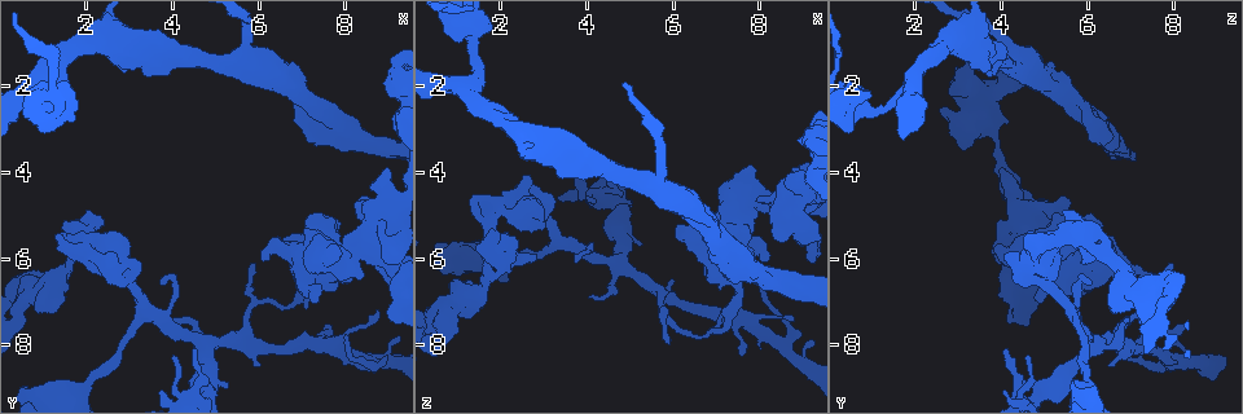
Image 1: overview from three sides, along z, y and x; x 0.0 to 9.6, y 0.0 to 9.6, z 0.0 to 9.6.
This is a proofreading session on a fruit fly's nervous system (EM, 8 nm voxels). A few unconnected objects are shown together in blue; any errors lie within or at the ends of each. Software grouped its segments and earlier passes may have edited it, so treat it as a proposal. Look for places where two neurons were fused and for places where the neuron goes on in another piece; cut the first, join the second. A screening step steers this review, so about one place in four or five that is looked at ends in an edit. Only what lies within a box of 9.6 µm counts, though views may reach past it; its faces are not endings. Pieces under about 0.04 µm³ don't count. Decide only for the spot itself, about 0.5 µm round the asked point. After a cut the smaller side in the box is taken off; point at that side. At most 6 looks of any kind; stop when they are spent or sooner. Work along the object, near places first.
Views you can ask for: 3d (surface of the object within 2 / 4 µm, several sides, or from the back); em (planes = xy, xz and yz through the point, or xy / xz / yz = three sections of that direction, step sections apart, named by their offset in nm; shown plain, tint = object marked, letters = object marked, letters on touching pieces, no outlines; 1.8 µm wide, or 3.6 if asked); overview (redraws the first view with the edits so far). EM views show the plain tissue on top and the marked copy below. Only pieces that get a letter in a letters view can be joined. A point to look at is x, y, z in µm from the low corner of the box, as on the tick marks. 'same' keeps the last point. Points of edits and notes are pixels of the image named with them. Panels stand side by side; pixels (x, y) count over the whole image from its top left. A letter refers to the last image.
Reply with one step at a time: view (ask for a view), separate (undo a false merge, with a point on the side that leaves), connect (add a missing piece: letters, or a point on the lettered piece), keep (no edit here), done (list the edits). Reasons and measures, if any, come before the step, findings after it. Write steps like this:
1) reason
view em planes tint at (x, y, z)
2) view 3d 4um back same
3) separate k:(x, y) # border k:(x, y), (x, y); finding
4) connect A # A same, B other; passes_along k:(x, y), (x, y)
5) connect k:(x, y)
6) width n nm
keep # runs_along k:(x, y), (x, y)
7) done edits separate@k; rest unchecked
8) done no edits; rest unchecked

sharp bend
view em xy step 16 letters at (8.05, 5.90, 4.70)

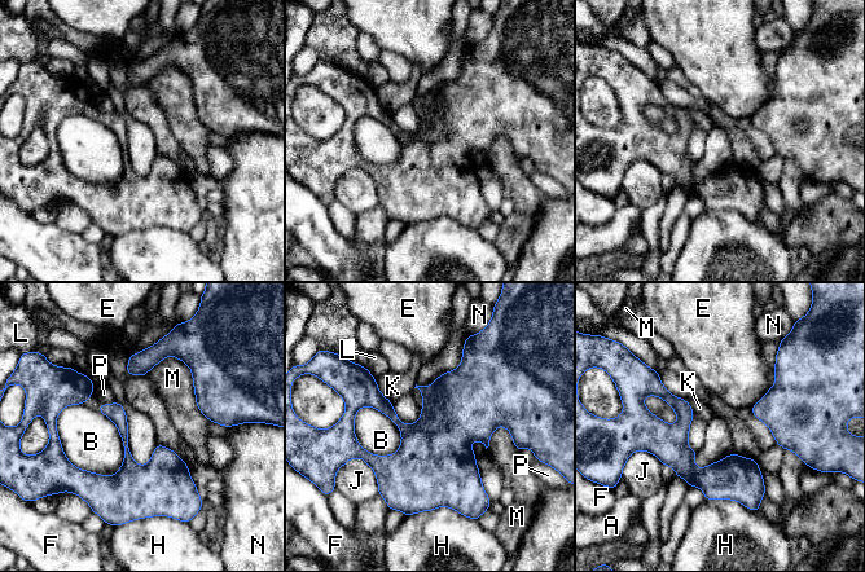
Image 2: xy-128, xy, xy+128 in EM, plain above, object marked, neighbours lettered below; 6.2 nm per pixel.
cut it another way
view em planes letters same

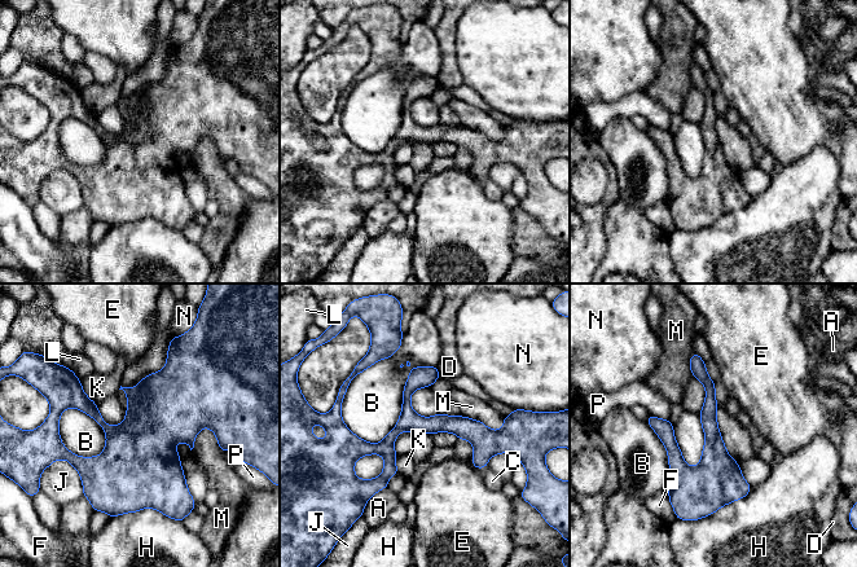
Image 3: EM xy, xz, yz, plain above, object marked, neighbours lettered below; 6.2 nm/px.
width 130 nm
keep # A other, B other, C other, D other, E other, F other, H other, J other, K other, L other, M other, N other, P other; border 3:(65, 408), (61, 442), (99, 456); all the same neuron

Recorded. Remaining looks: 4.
narrows sharply
view em 3.6um planes tint at (1.80, 5.40, 5.70)

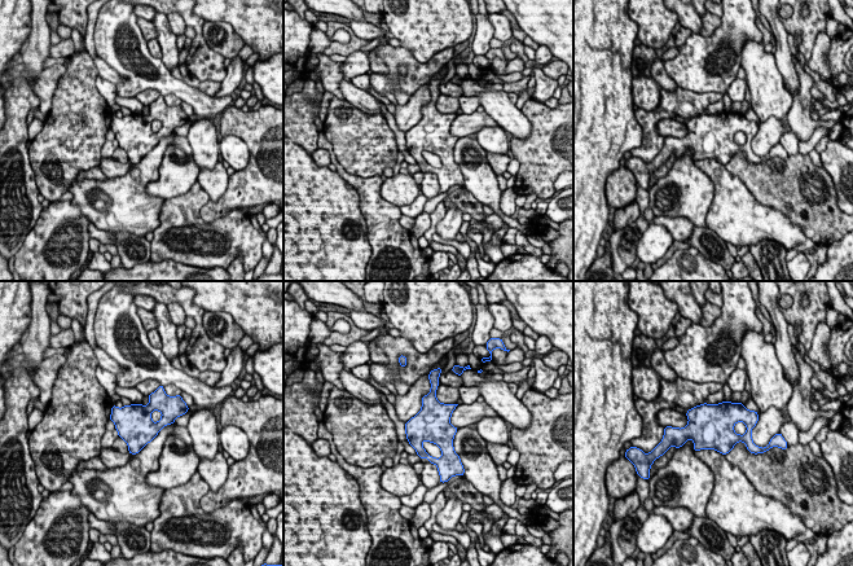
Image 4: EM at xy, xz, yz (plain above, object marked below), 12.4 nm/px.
what lies round it
view em 3.6um planes letters same

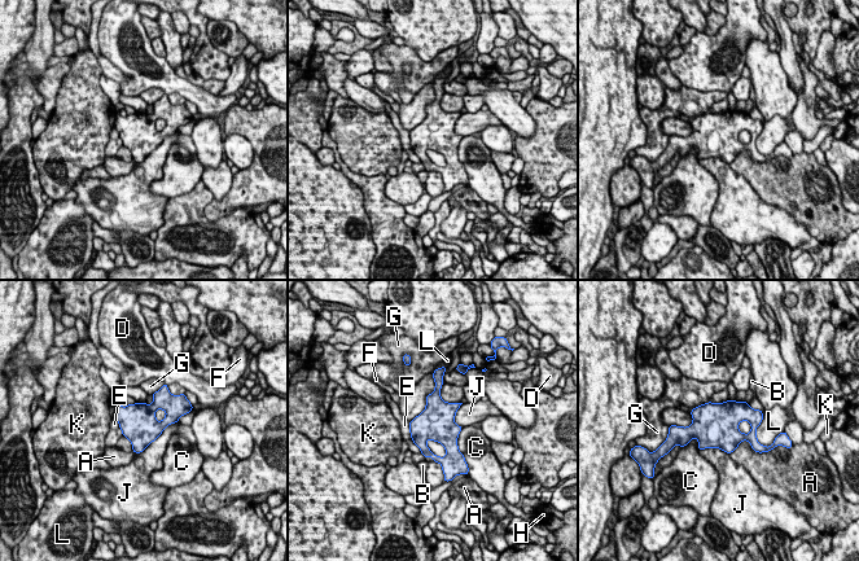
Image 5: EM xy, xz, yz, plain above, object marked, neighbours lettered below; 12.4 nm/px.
keep # A other, B other, C other, D other, E other, F other, G other, H other, J other, K other, L other; border 5:(434, 381), (425, 407), (410, 421); continuous, no second neuron

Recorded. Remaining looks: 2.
abrupt turn
view em 3.6um xz step 4 letters at (9.15, 1.70, 3.25)

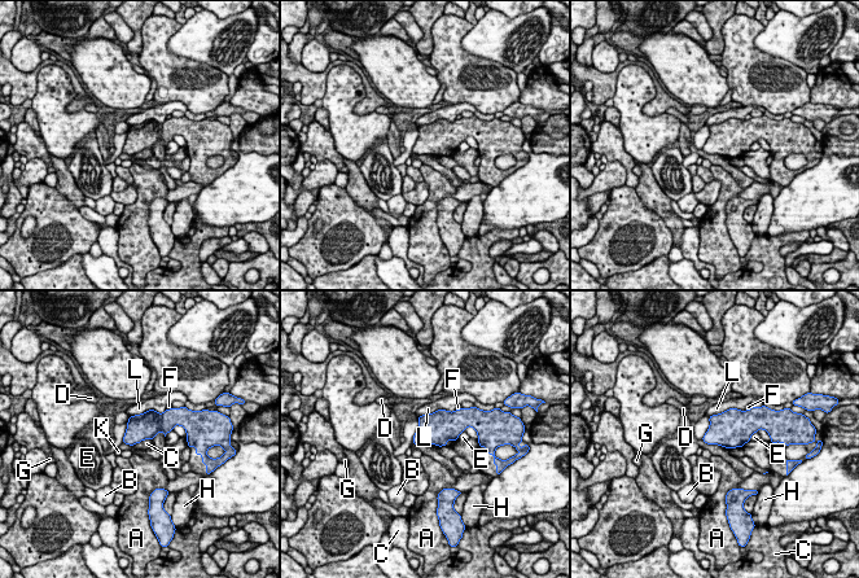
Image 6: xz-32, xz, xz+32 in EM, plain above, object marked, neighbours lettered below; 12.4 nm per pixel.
width 320 nm
keep # A other, B other, C other, D other, E other, F other, G other, H other, K other, L other; border 6:(152, 439), (141, 439), (132, 445); continuous, no second neuron

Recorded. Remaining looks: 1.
done no edits; rest unchecked

